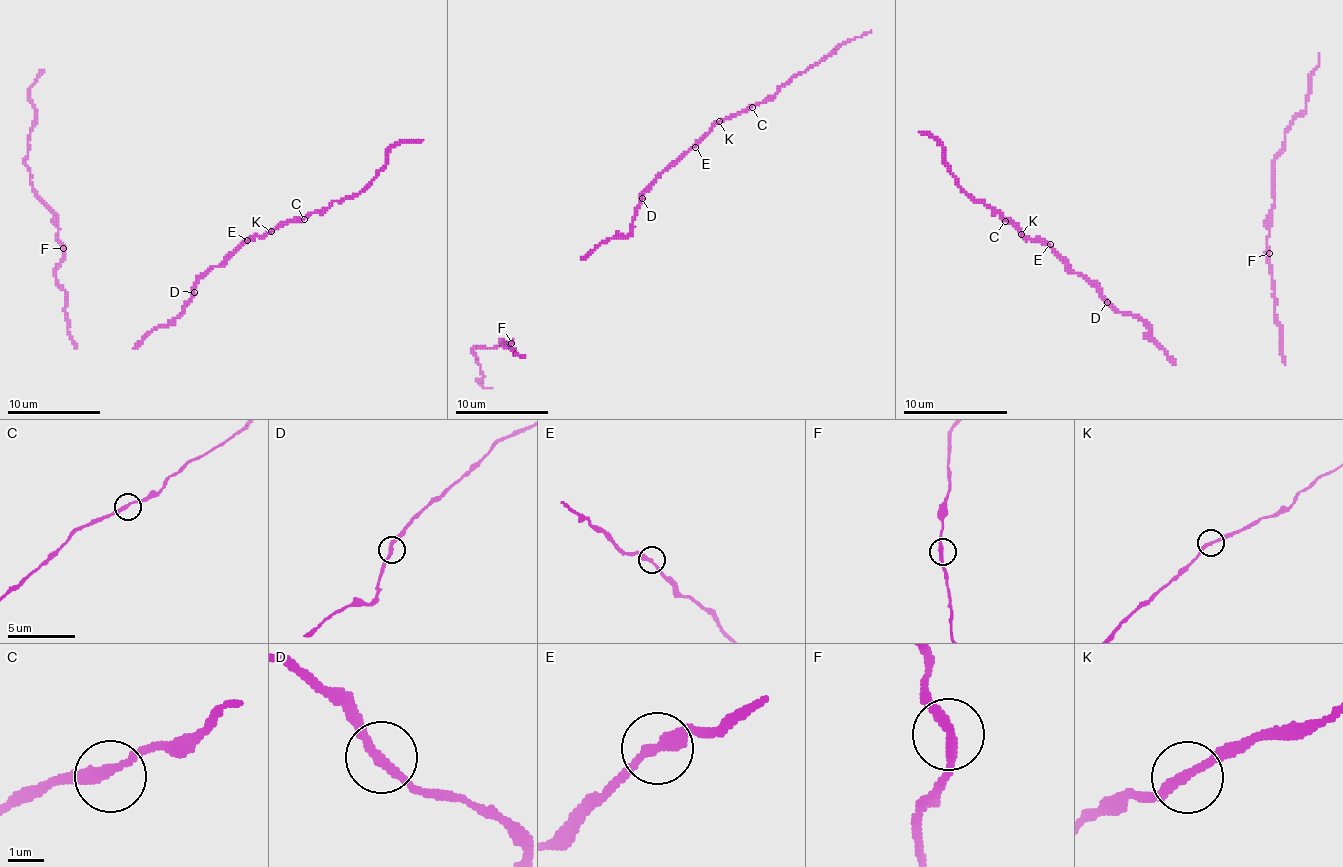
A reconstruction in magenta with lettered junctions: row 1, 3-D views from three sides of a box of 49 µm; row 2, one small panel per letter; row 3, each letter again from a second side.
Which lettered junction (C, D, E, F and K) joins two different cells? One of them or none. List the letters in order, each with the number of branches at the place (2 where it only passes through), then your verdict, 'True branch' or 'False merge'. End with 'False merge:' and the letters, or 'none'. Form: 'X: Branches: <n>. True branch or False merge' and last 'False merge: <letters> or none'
C: Branches: 2. True branch
D: Branches: 2. True branch
E: Branches: 2. True branch
F: Branches: 2. True branch
K: Branches: 2. True branch
False merge: none

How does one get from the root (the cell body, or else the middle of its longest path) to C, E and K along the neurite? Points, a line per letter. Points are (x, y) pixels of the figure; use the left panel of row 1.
C: (142, 339), (168, 325), (191, 297), (194, 285), (245, 243), (287, 222), (304, 219)
E: (142, 339), (154, 329), (168, 325), (191, 297), (194, 285), (215, 266), (226, 262), (247, 240)
K: (142, 339), (168, 325), (182, 311), (201, 278), (245, 243), (271, 231)

